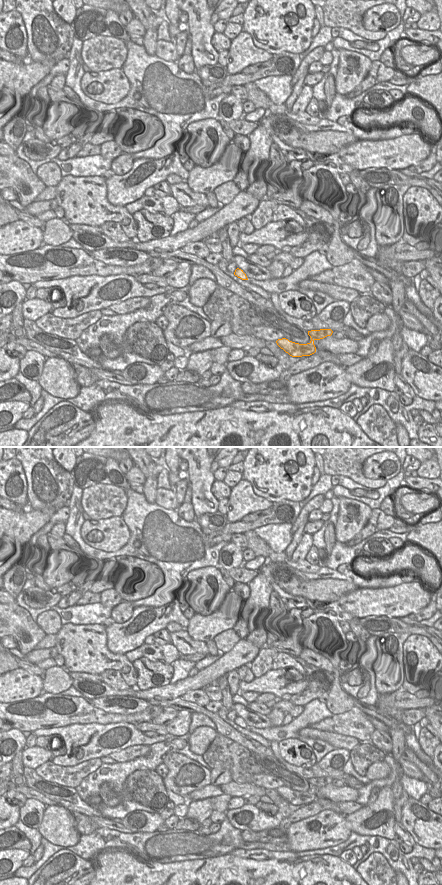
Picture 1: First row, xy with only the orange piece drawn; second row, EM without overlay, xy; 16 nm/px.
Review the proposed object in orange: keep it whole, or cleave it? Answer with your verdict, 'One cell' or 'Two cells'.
One cell.

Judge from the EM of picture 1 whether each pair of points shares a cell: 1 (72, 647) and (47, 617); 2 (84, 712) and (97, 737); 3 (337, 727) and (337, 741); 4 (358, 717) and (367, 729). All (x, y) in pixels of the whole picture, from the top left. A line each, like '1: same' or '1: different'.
1: different
2: different
3: different
4: same

